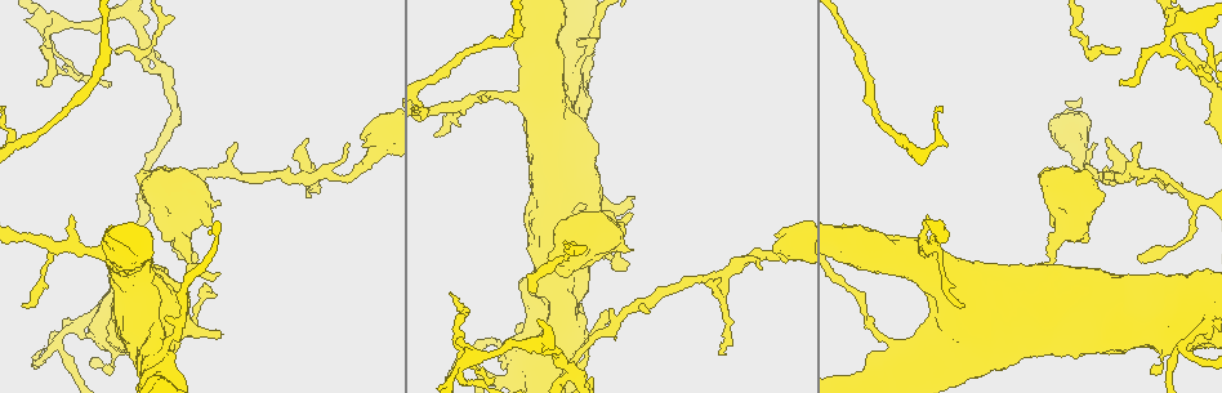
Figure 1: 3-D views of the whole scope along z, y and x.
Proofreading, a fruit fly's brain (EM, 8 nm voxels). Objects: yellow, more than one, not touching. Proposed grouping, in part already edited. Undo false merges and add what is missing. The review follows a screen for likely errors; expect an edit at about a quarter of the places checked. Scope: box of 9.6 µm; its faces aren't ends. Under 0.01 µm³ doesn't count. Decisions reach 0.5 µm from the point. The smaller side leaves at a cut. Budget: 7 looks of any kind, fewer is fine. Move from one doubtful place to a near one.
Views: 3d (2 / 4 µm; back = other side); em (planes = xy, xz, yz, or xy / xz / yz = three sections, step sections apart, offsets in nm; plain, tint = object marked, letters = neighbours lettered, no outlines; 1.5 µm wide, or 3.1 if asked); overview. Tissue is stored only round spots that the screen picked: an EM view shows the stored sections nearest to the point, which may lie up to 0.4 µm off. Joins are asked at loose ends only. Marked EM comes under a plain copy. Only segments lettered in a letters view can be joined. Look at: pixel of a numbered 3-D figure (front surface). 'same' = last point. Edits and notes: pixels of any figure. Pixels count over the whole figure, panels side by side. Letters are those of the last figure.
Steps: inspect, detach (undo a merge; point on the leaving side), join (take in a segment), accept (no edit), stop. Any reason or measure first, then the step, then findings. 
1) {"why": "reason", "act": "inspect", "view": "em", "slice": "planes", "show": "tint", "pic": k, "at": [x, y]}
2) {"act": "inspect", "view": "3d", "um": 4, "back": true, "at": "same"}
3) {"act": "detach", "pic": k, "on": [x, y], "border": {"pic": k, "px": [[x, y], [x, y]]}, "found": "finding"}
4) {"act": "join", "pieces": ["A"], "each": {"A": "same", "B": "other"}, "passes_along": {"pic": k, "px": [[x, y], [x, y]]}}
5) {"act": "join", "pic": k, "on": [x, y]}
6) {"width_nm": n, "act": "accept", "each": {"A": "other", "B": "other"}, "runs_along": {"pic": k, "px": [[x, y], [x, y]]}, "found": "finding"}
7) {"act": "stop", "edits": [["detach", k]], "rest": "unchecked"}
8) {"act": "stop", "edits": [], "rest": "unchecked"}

{"why": "sudden change in width", "act": "inspect", "view": "em", "slice": "yz", "step": 8, "show": "tint", "pic": 1, "at": [585, 53]}

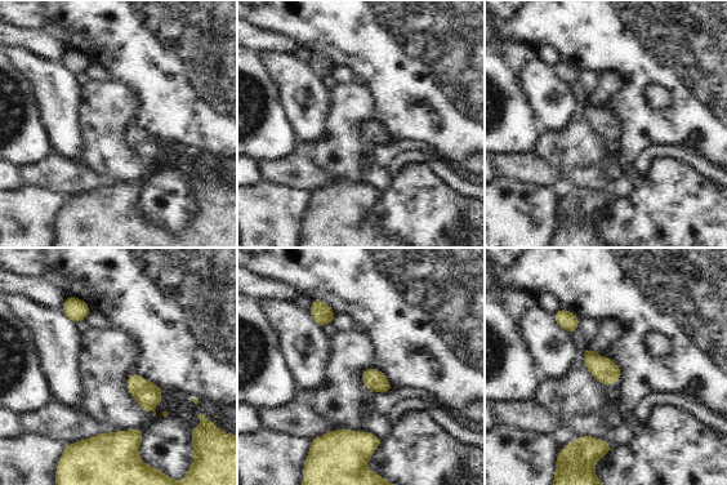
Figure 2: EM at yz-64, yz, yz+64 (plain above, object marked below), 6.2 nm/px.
{"why": "cut it another way", "act": "inspect", "view": "em", "slice": "planes", "show": "letters", "at": "same"}

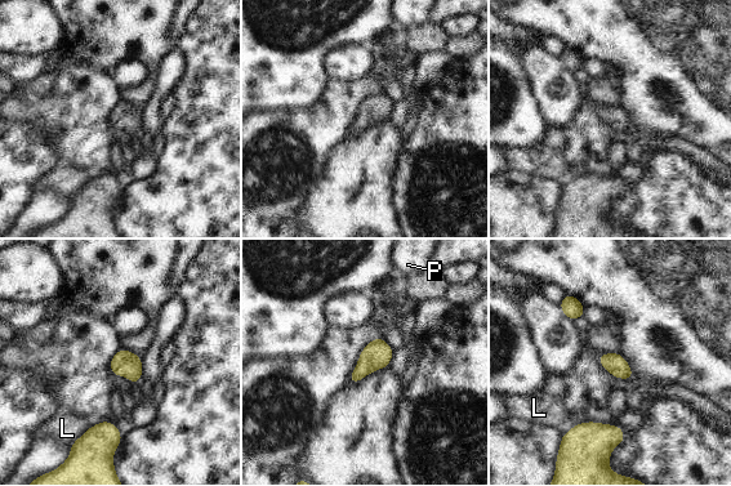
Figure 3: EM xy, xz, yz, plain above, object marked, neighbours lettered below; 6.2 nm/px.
{"width_nm": 130, "act": "accept", "each": {"L": "other", "P": "other"}, "border": {"pic": 3, "px": [[89, 428], [74, 441]]}, "found": "continuous, no second cell"}

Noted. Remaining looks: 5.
{"why": "side arm on a straight run", "act": "inspect", "view": "3d", "um": 4, "pic": 1, "at": [462, 108]}

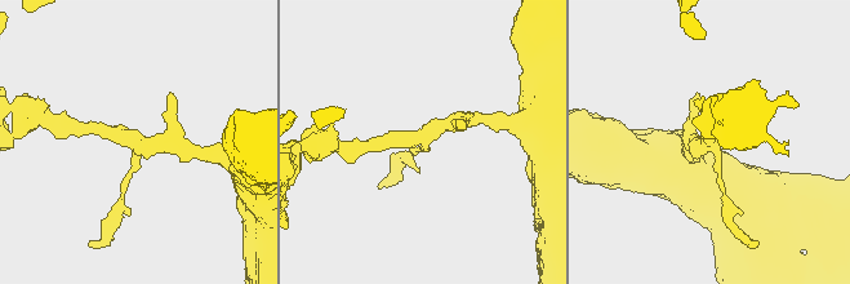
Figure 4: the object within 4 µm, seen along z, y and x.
{"act": "inspect", "view": "em", "slice": "planes", "show": "letters", "pic": 4, "at": [709, 144]}

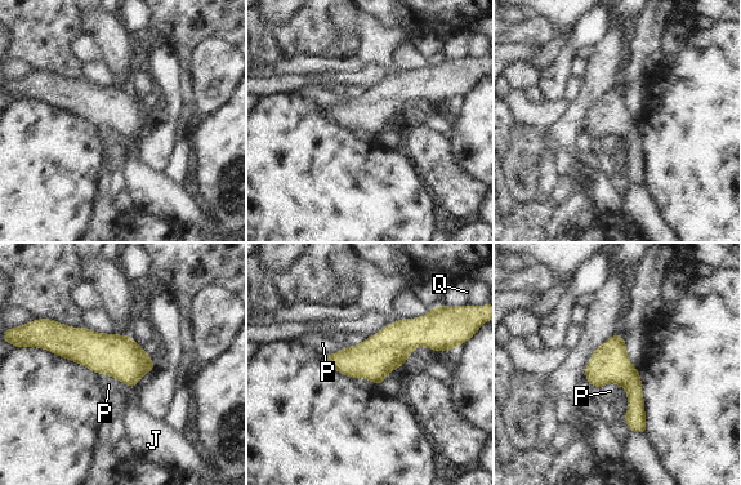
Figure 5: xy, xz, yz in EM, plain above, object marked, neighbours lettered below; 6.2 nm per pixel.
{"act": "accept", "each": {"J": "other", "P": "other", "Q": "other"}, "runs_along": {"pic": 5, "px": [[442, 339], [327, 359]]}, "found": "all the same cell"}

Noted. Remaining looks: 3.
{"why": "free end", "act": "inspect", "view": "3d", "um": 4, "pic": 1, "at": [451, 294]}

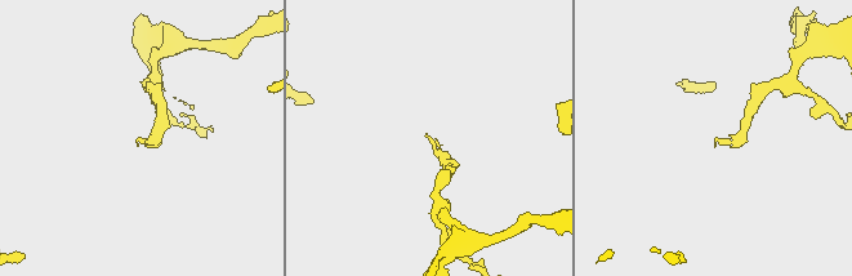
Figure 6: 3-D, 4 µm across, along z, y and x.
{"why": "need the tissue", "act": "inspect", "view": "em", "slice": "planes", "show": "letters", "pic": 6, "at": [427, 134]}

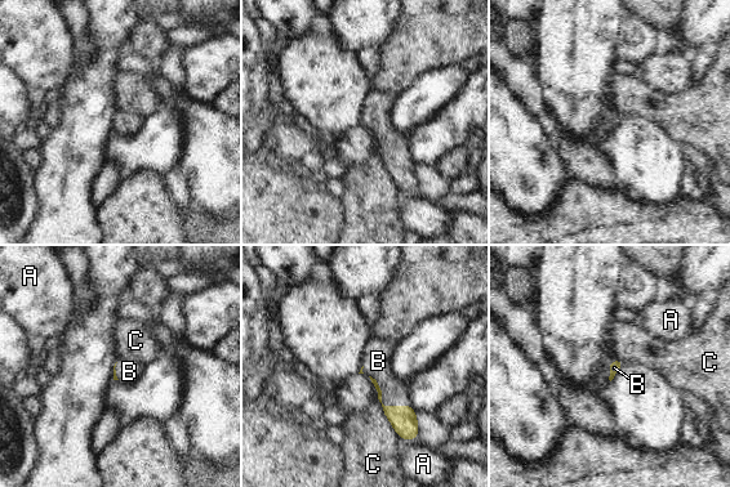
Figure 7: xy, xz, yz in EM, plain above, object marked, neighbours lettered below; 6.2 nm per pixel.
{"act": "join", "pieces": ["B"], "each": {"A": "other", "B": "same", "C": "other"}, "found": "the cell continues"}

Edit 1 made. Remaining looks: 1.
{"act": "stop", "edits": [["join", 7]], "rest": "unchecked"}

